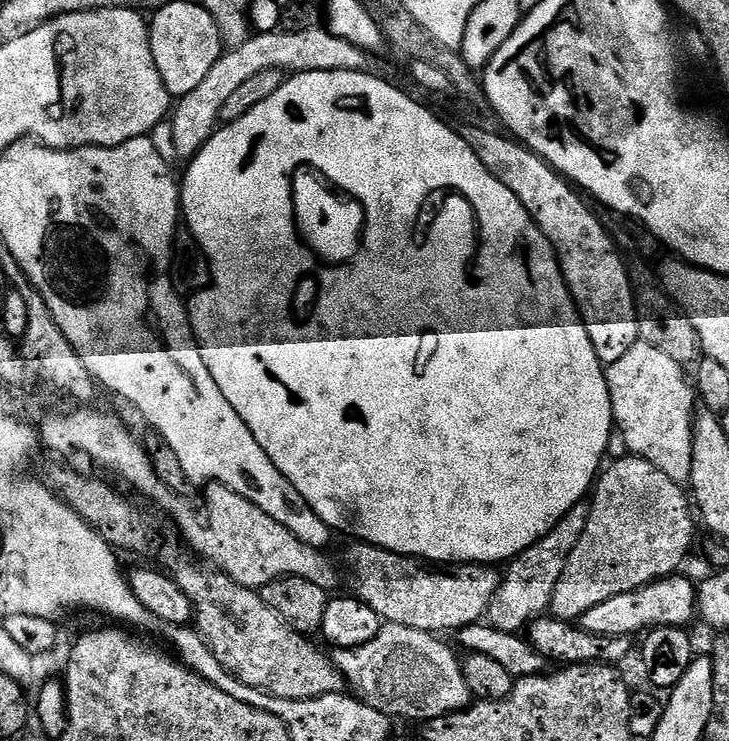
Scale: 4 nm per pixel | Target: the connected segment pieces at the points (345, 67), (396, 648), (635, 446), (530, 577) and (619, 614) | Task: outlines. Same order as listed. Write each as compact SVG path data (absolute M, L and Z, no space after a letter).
M324 26L314 30L305 30L302 34L290 34L277 30L249 35L248 41L242 46L221 54L218 62L214 62L214 66L210 66L210 74L206 74L206 78L202 78L201 84L194 86L194 90L190 90L190 94L179 97L175 101L170 112L170 123L174 130L176 155L180 158L183 158L183 156L191 158L198 155L202 146L212 137L212 133L217 131L218 125L221 123L220 111L222 105L230 99L230 94L234 94L234 90L238 90L238 86L242 86L242 82L254 78L254 74L262 74L262 70L278 68L285 74L297 72L368 72L371 69L372 60L373 57L363 48L346 42L346 38L338 38Z
M385 623L378 638L357 648L335 649L331 657L336 663L336 668L343 674L345 685L363 704L368 704L379 712L385 712L389 718L405 716L408 720L427 722L450 716L454 712L465 711L474 700L470 686L466 684L461 657L456 657L440 640L443 639L439 635L430 632Z
M639 339L618 362L607 365L608 390L610 392L610 406L615 431L624 439L629 453L641 456L646 462L662 470L677 484L687 485L690 478L690 462L692 461L692 441L687 435L680 433L680 416L693 417L698 410L698 397L690 383L690 376L686 373L685 365L674 362L663 350L650 346L650 342Z
M587 503L576 504L538 543L512 557L505 567L509 568L503 569L500 585L488 607L487 623L503 632L519 633L527 629L536 617L549 611L555 586L563 576L567 559L586 528L588 512Z
M681 574L665 576L664 579L655 580L644 588L638 588L630 593L618 594L601 605L594 606L585 612L578 620L579 627L585 628L590 634L599 636L631 636L636 632L647 633L651 629L660 627L684 628L691 622L692 616L697 615L695 583L691 584Z

